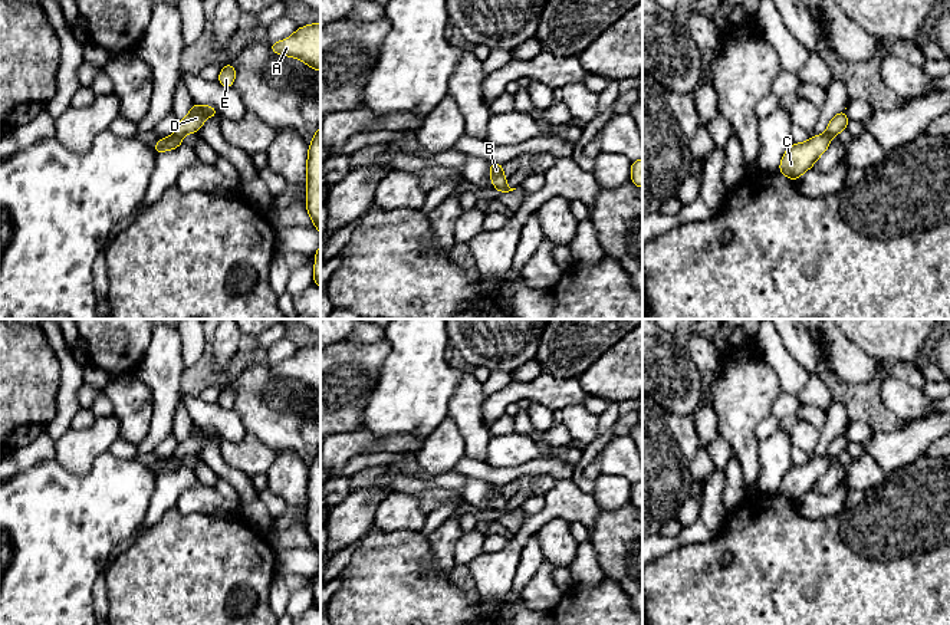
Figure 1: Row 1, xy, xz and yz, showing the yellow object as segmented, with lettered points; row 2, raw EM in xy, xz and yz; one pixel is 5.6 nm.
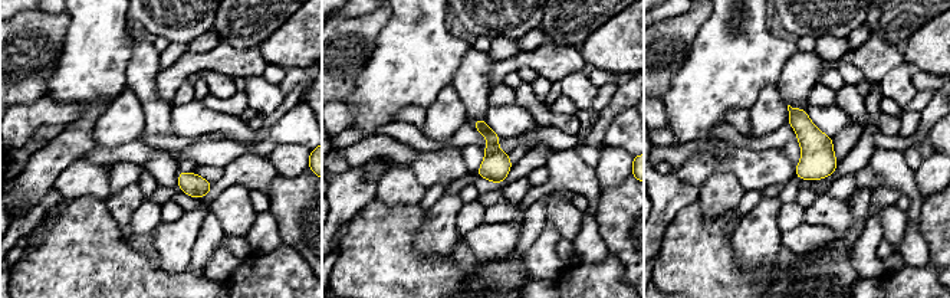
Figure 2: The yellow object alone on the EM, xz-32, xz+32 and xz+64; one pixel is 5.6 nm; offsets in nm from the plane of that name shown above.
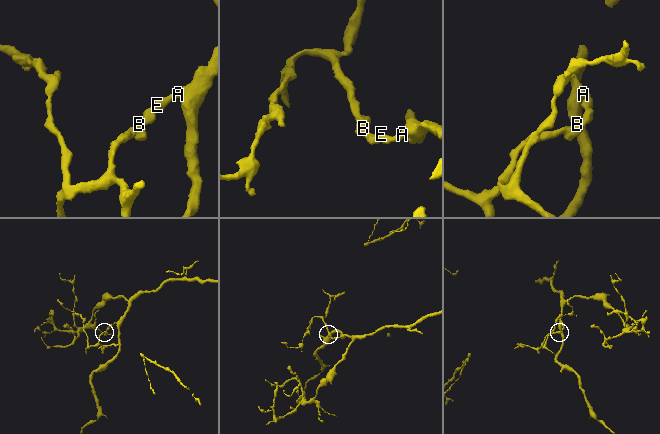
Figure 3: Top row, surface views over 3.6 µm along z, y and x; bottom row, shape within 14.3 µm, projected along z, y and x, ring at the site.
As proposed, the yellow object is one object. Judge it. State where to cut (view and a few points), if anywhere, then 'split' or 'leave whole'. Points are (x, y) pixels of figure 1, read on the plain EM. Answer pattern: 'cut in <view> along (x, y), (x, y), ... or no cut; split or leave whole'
no cut; leave whole

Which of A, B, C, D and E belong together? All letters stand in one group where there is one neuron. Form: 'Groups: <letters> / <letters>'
Groups: A B C D E

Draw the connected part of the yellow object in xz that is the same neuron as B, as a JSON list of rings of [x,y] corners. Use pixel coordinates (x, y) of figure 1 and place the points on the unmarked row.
[[[492,484],[489,496],[492,500],[492,506],[494,507],[497,514],[509,514],[509,513],[516,511],[516,510],[510,510],[506,506],[507,501],[506,501],[504,494],[503,494],[503,486]]]

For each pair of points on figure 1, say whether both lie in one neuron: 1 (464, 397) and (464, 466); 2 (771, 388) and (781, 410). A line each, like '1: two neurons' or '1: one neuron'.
1: two neurons
2: two neurons

